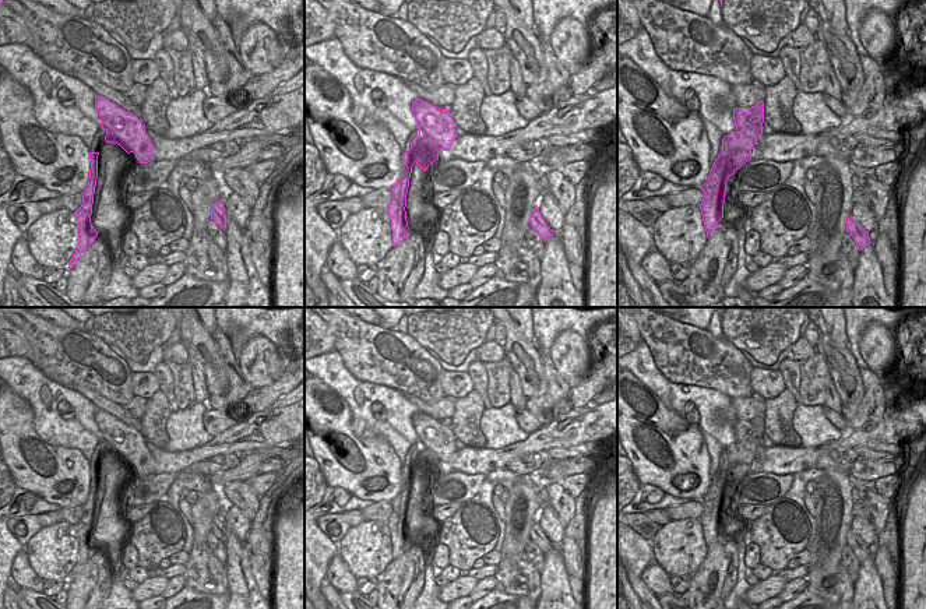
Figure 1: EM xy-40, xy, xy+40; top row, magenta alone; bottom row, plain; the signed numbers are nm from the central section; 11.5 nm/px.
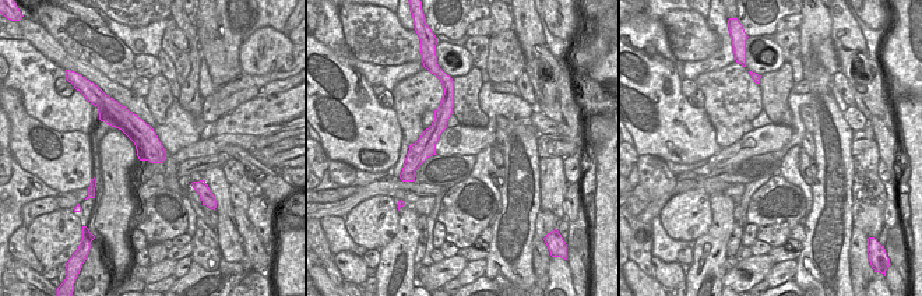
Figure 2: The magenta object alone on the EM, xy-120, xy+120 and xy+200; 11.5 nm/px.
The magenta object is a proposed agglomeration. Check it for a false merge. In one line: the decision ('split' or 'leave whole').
split

